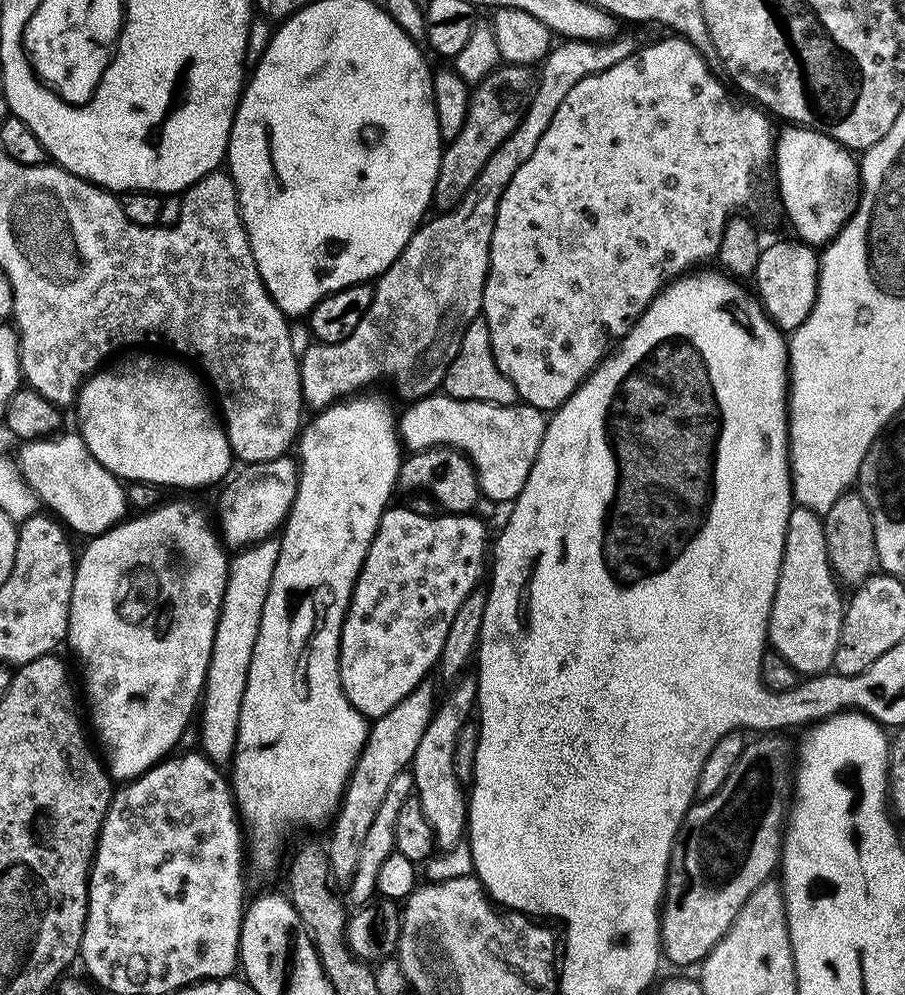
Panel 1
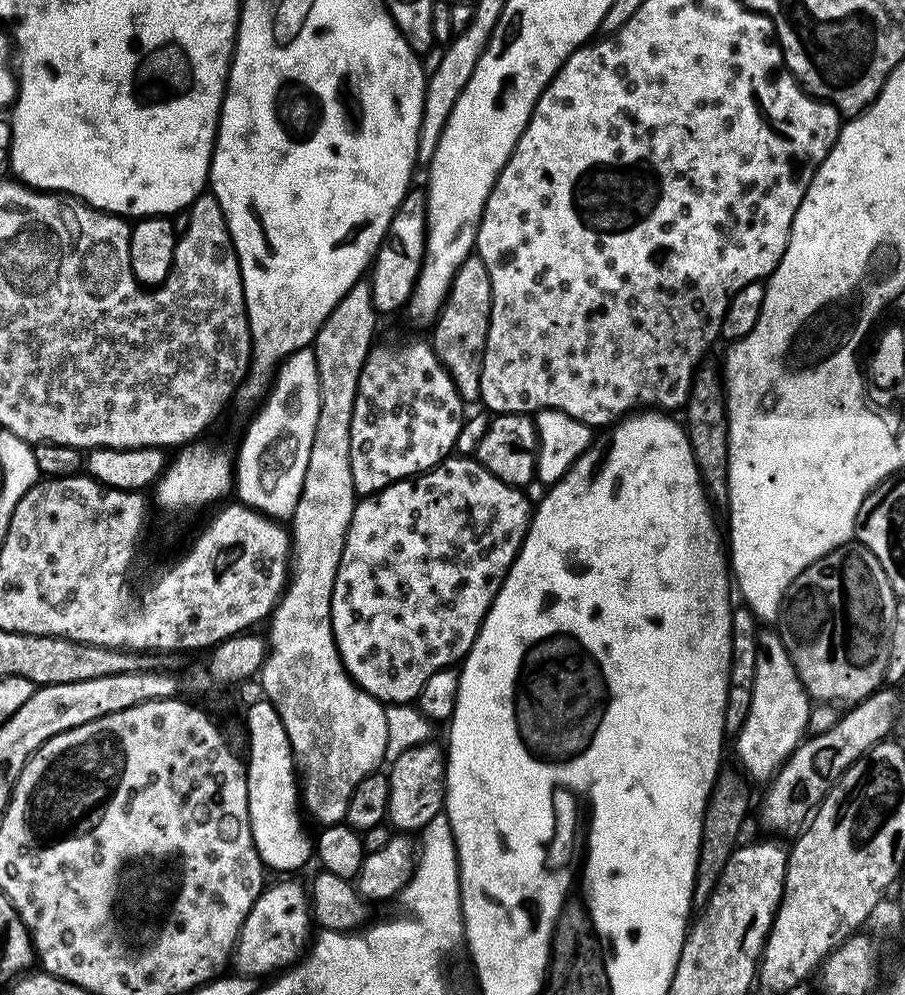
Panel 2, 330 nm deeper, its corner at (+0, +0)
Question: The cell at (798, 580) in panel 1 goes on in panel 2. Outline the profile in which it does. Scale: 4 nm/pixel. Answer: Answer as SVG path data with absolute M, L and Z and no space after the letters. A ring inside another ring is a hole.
M761 631L756 649L758 662L754 674L754 694L750 702L750 714L742 730L734 737L734 744L736 744L736 756L740 759L739 767L753 781L767 782L792 755L792 751L798 747L800 741L805 739L804 727L808 724L810 697L796 673L796 667L783 639L777 633L775 636L772 632Z

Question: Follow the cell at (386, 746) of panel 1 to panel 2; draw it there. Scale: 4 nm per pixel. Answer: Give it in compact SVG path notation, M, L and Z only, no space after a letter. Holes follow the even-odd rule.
M284 878L281 884L273 888L272 885L265 887L254 902L250 914L246 914L234 949L234 968L236 964L235 971L239 975L260 978L263 972L275 973L287 969L295 965L309 947L308 931L314 928L310 892L305 885L303 888L292 879L296 878Z

